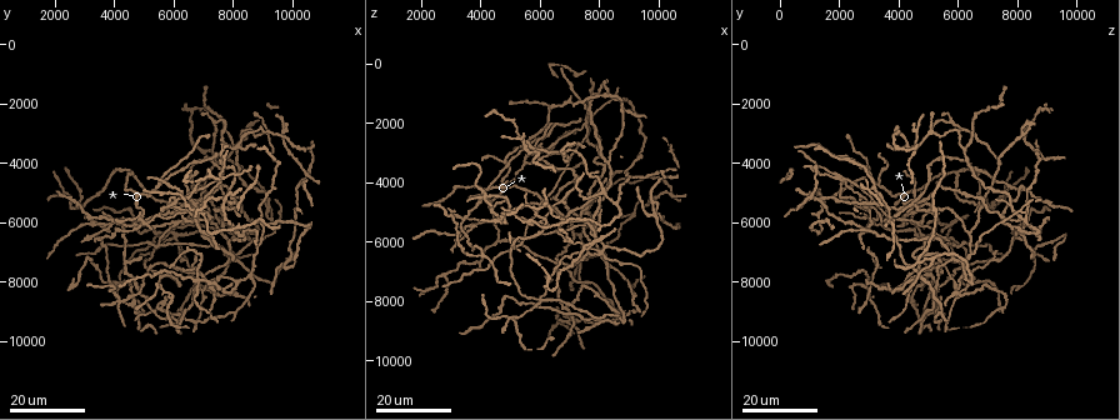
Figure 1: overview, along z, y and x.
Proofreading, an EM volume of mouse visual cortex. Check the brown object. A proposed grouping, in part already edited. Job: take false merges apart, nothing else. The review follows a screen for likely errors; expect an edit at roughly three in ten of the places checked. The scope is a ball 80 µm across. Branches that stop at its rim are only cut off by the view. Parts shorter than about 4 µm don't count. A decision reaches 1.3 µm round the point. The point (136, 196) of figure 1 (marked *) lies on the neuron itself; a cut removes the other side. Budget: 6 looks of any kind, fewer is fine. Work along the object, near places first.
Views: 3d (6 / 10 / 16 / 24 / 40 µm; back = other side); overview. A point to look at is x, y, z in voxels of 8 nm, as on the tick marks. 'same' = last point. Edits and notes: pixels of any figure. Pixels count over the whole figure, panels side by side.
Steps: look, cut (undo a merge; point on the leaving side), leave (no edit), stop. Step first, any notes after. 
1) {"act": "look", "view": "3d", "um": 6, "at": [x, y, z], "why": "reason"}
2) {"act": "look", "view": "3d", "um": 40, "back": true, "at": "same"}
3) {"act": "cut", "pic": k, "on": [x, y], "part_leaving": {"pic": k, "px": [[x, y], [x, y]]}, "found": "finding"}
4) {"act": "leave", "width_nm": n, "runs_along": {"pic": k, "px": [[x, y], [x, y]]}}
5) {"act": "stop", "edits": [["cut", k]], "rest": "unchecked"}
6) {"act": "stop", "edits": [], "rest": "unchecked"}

{"act": "look", "view": "3d", "um": 24, "at": [6000, 6000, 4600], "why": "four arms meet"}

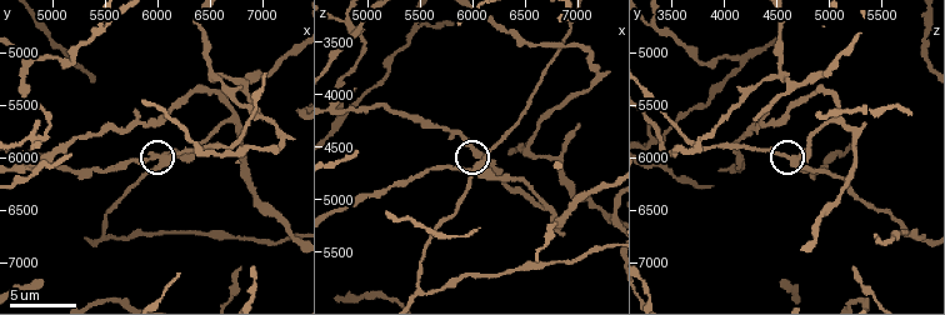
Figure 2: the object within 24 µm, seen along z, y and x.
{"act": "look", "view": "3d", "um": 10, "at": [6100, 6040, 4680]}

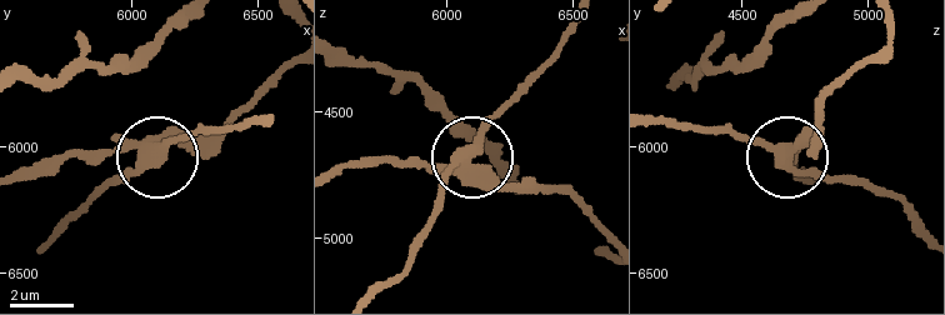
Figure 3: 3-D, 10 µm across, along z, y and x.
{"act": "cut", "pic": 3, "on": [123, 175], "arms": 4, "part_leaving": {"pic": 3, "px": [[145, 145], [263, 120]]}, "found": "a second neuron is stuck on"}

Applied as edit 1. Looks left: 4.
{"act": "look", "view": "3d", "um": 24, "at": [9100, 6200, 3900], "why": "thick turns thin"}

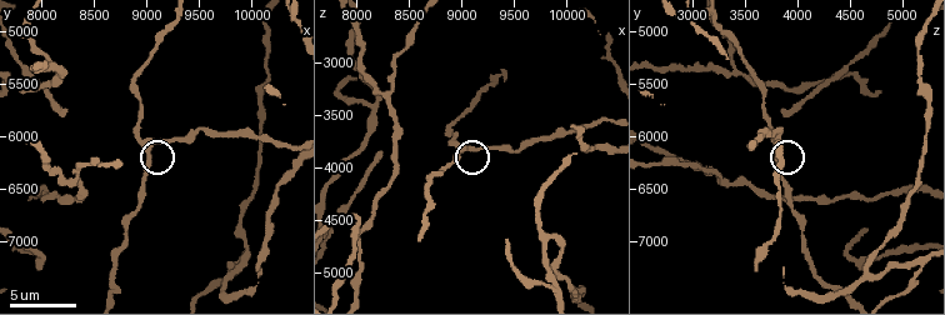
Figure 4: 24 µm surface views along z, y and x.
{"act": "look", "view": "3d", "um": 10, "at": "same"}

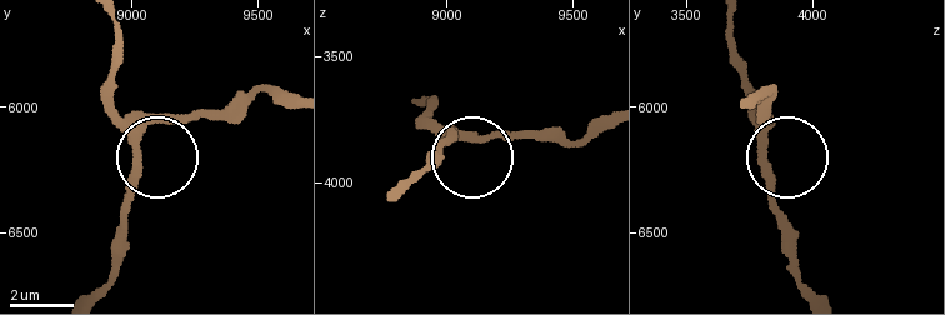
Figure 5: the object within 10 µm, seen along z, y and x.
{"act": "look", "view": "3d", "um": 10, "back": true, "at": [9010, 6250, 3820]}

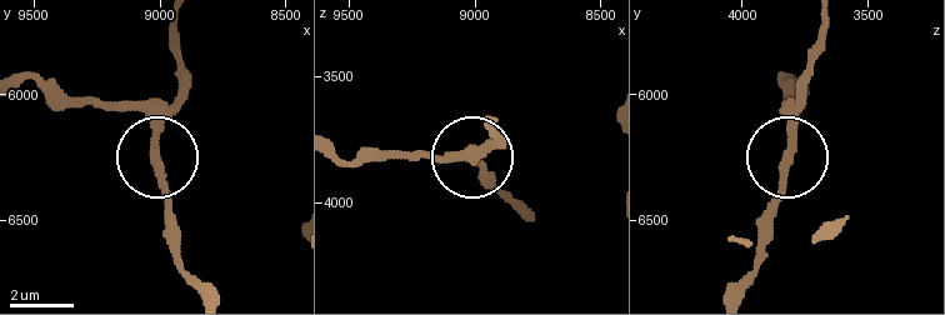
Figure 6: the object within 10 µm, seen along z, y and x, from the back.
{"act": "leave", "runs_along": {"pic": 6, "px": [[736, 294], [766, 245], [790, 124], [806, 91], [806, 54]]}, "found": "continuous, no second neuron"}

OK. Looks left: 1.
{"act": "stop", "edits": [["cut", 3]], "rest": "unchecked"}

